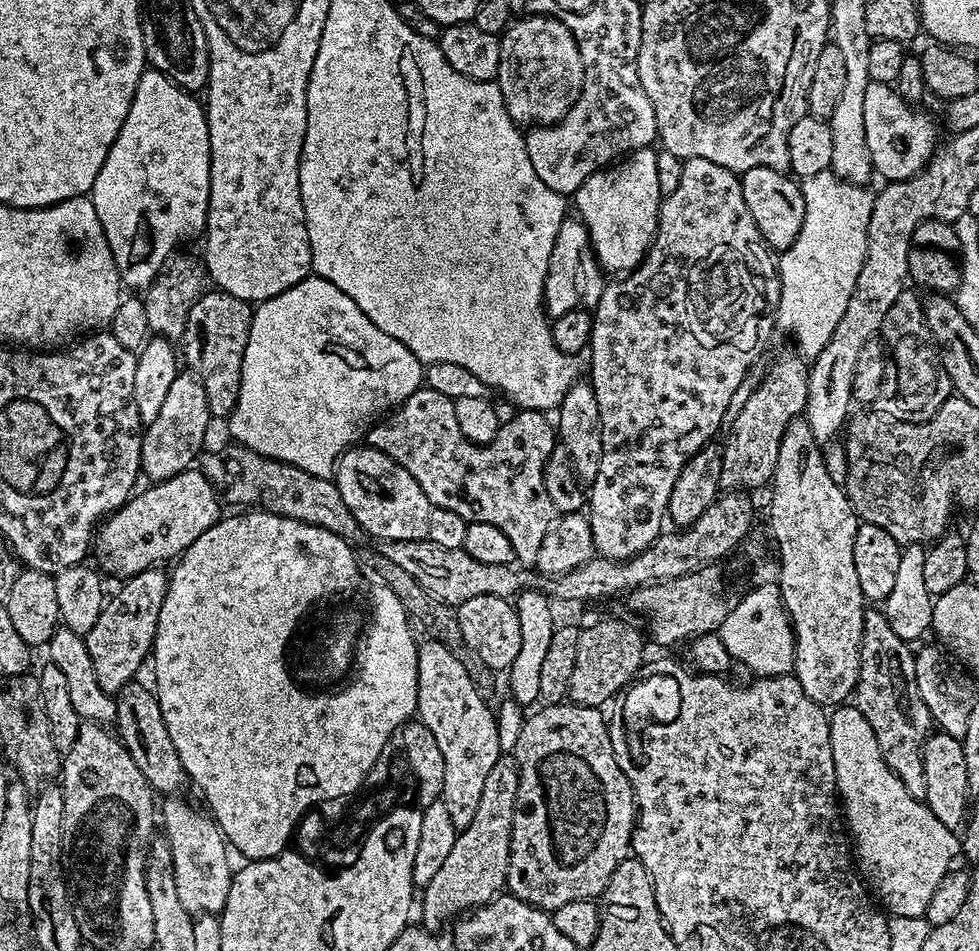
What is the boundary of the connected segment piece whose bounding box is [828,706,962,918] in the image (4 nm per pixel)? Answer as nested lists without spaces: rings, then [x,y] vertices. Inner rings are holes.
[[[855,706],[837,707],[828,725],[836,790],[858,871],[893,917],[923,916],[938,882],[953,867],[952,859],[961,851],[961,841],[953,829],[934,818],[924,801],[914,799],[898,774],[886,766],[870,722]]]

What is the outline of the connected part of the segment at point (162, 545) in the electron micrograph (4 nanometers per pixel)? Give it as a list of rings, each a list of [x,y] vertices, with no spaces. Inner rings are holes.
[[[195,467],[186,469],[182,474],[174,474],[174,478],[157,480],[148,487],[152,488],[146,489],[145,492],[137,491],[129,496],[118,511],[99,525],[94,537],[94,552],[95,555],[96,552],[100,555],[99,567],[105,573],[113,572],[114,575],[120,576],[119,578],[127,578],[147,568],[163,565],[165,563],[163,560],[175,561],[195,540],[202,538],[202,534],[206,534],[210,526],[214,526],[222,519],[222,511],[220,512],[222,500],[216,487],[206,479],[203,471]]]

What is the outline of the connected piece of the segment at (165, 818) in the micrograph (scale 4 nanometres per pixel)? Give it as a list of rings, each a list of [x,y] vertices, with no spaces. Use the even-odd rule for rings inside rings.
[[[168,798],[168,800],[159,809],[158,816],[162,821],[162,828],[164,824],[164,832],[162,832],[163,839],[167,840],[170,846],[170,854],[172,855],[172,865],[174,866],[174,886],[178,886],[178,898],[182,901],[182,906],[186,906],[186,910],[193,914],[199,913],[215,913],[219,914],[224,911],[226,906],[226,894],[230,894],[230,882],[232,881],[232,873],[234,871],[233,865],[228,865],[228,852],[230,853],[230,845],[224,838],[224,833],[221,832],[218,825],[216,825],[215,820],[212,819],[211,815],[207,811],[199,812],[192,804],[187,804],[184,800],[176,800],[180,798]]]

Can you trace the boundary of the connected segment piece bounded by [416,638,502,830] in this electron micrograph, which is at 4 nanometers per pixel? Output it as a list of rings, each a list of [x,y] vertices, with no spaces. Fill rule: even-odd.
[[[425,639],[417,647],[418,702],[416,716],[434,734],[446,762],[446,782],[442,799],[457,830],[470,826],[478,810],[478,798],[490,770],[502,755],[498,742],[496,716],[488,709],[482,692],[475,688],[465,667],[440,641]]]

